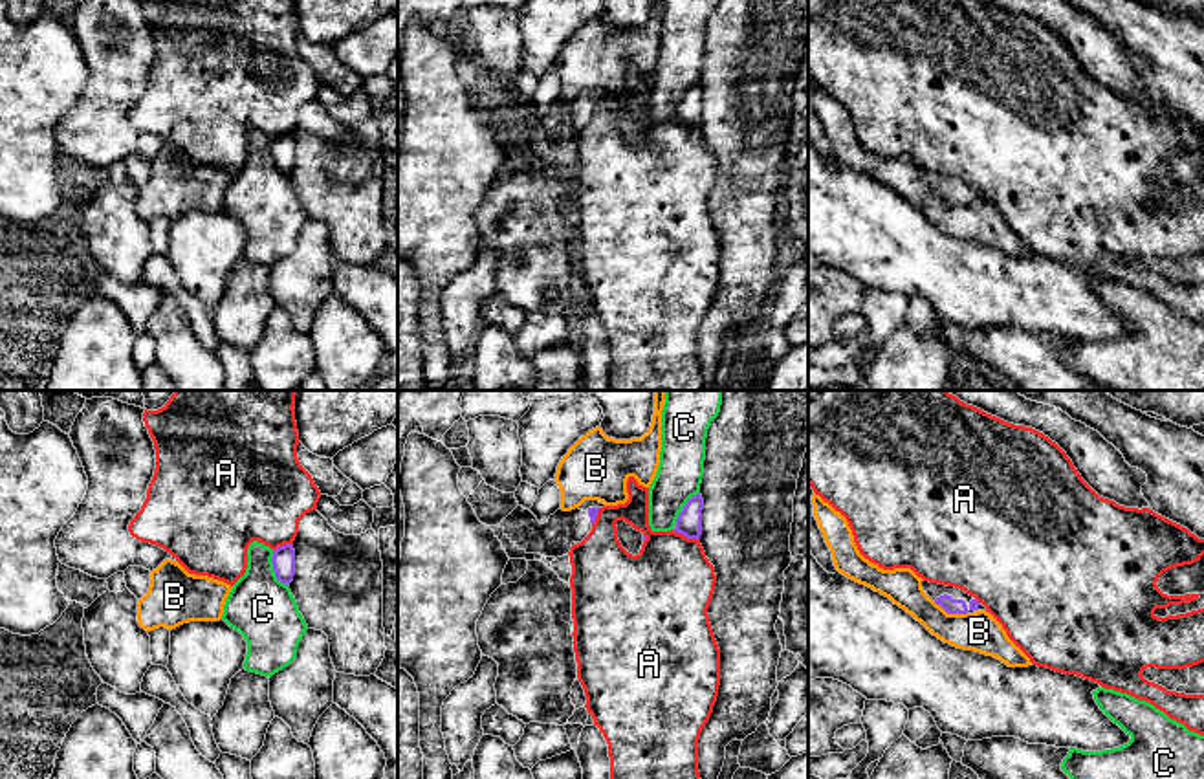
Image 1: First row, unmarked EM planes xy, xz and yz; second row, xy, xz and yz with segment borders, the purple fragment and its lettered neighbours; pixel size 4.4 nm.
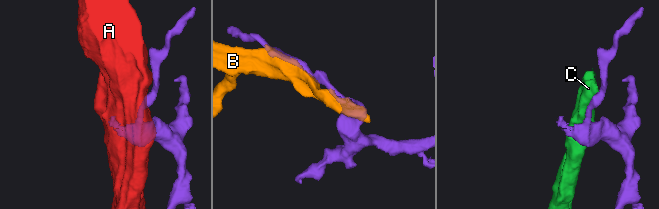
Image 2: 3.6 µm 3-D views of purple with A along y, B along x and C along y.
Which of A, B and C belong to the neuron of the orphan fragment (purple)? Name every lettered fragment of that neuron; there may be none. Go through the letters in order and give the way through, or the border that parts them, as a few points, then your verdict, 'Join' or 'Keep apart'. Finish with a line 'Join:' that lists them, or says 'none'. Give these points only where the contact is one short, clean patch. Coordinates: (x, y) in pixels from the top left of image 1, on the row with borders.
A: Keep apart
B: Boundary: yz (933, 602), (948, 613), (966, 614). Keep apart
C: Keep apart
Join: none

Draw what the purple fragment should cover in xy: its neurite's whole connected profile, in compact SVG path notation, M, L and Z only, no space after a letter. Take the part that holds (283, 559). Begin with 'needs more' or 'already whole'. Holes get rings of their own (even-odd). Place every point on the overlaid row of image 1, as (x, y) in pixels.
already whole | M284 544L273 550L273 570L280 583L290 585L295 576L295 550L293 544Z

